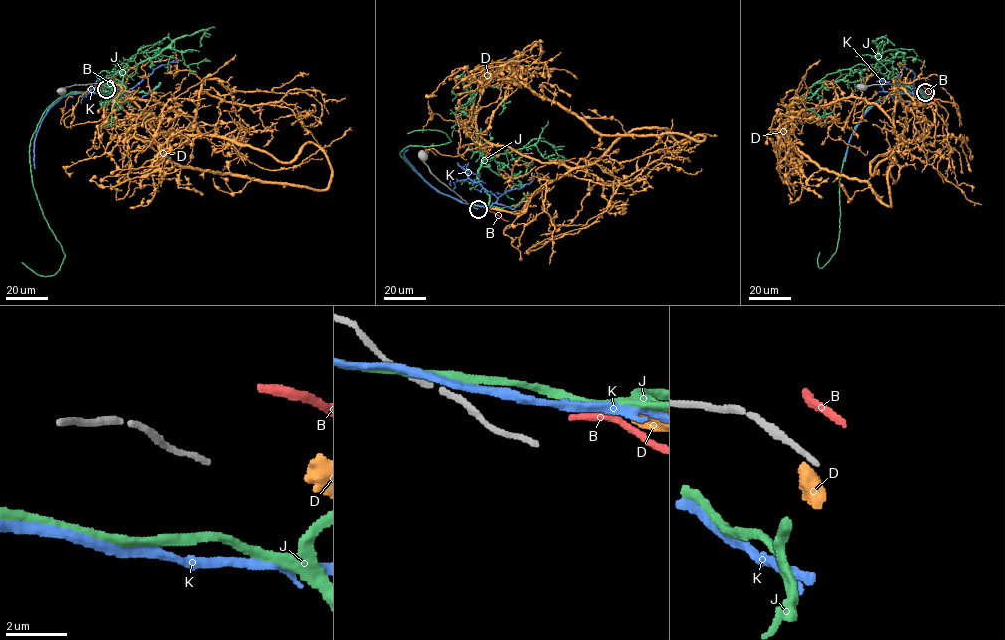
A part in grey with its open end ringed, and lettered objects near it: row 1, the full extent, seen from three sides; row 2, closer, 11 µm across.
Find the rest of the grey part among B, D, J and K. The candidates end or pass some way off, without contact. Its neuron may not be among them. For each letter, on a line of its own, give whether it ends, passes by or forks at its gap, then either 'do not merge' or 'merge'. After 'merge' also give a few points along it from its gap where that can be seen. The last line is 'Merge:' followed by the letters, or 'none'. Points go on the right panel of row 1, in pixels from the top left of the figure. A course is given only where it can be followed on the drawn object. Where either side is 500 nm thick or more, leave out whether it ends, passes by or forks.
B: it ends there; do not merge
D: do not merge
J: it passes by; do not merge
K: it passes by; do not merge
Merge: none

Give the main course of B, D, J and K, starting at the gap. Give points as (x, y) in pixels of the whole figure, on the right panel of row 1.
B: (923, 87), (941, 108)
D: (924, 93), (934, 122), (904, 142), (860, 99), (787, 116), (830, 117), (843, 127), (855, 104), (827, 109)
J: (921, 96), (899, 91), (880, 98), (864, 113), (851, 134), (841, 173), (837, 246), (820, 268), (819, 252)
K: (922, 98), (902, 93), (877, 102), (866, 112), (851, 135), (845, 161)

